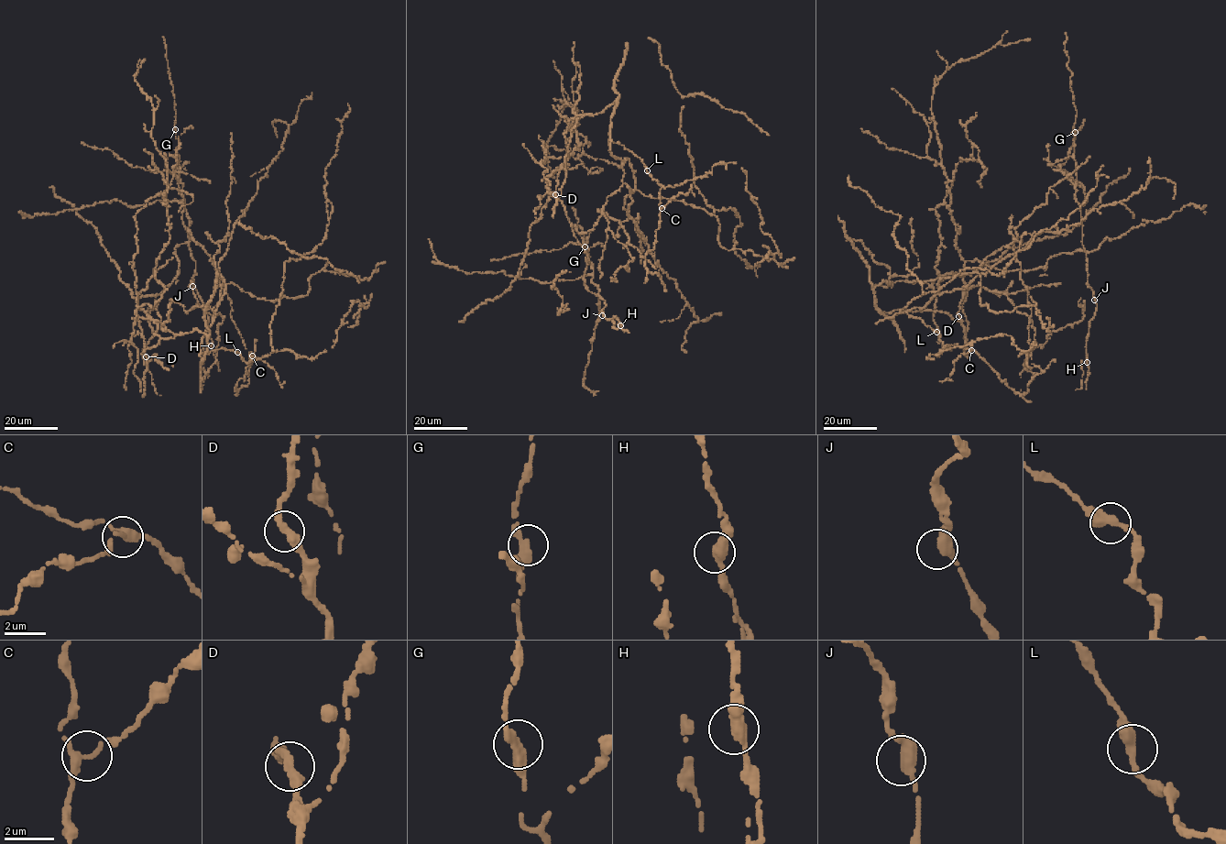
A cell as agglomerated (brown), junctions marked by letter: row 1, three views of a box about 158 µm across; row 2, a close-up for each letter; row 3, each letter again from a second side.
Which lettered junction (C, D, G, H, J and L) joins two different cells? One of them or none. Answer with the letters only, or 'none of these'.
none of these

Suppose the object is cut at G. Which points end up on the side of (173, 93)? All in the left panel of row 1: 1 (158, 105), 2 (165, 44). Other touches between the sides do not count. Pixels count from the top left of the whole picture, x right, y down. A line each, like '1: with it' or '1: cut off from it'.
1: cut off from it
2: with it

